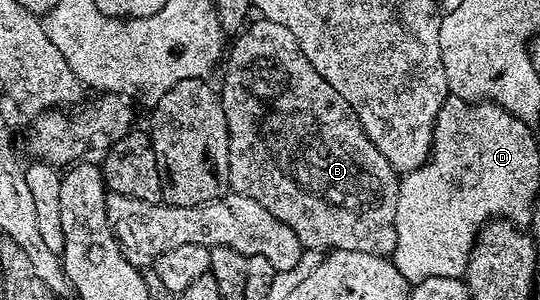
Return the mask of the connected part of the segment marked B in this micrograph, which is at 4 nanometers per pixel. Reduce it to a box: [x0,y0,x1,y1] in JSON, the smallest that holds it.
[219,18,399,256]

